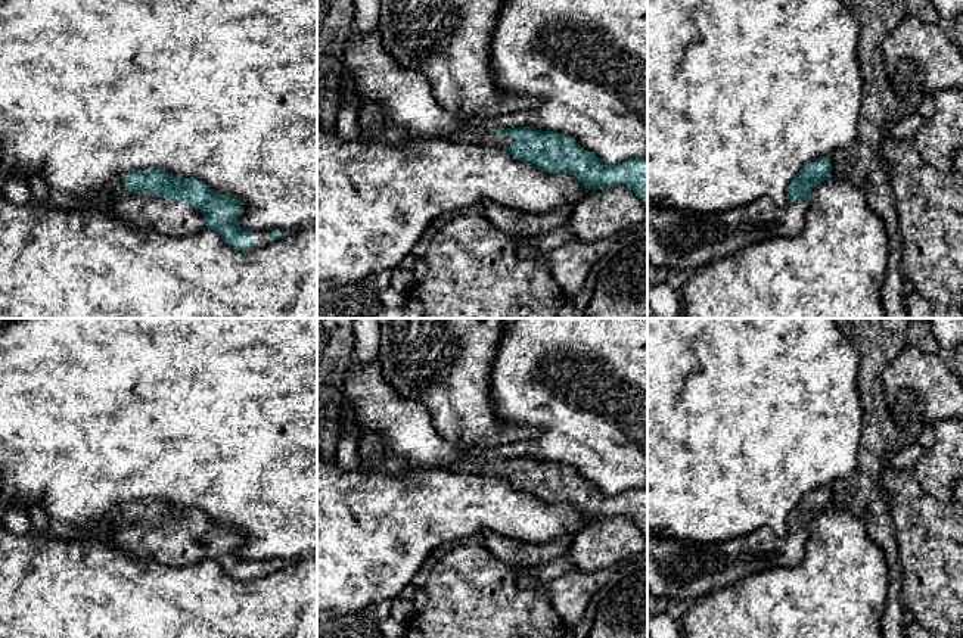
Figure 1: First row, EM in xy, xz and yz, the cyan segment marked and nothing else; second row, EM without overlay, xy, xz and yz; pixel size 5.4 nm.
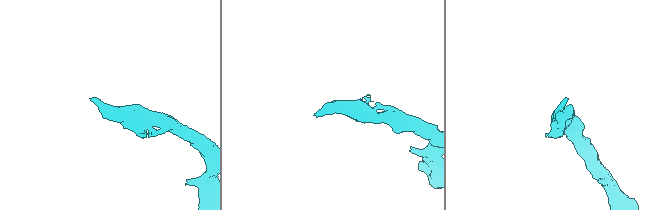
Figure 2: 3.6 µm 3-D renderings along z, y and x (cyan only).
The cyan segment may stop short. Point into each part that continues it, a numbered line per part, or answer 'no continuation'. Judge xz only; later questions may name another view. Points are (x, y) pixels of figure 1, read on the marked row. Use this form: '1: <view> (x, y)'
1: xz (466, 134)

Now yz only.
1: yz (677, 239)

